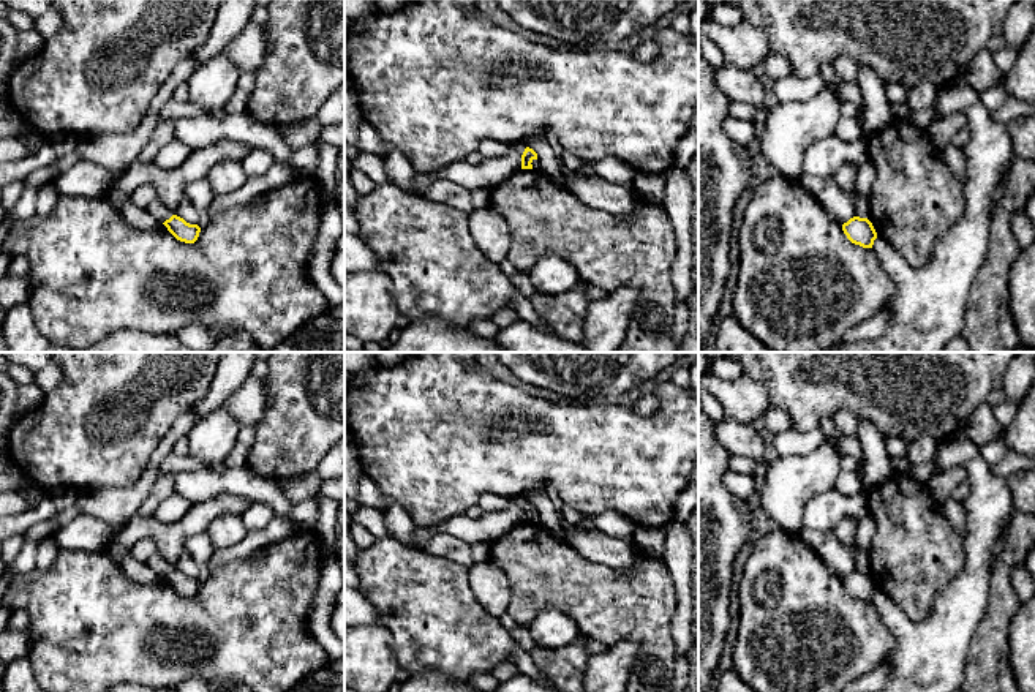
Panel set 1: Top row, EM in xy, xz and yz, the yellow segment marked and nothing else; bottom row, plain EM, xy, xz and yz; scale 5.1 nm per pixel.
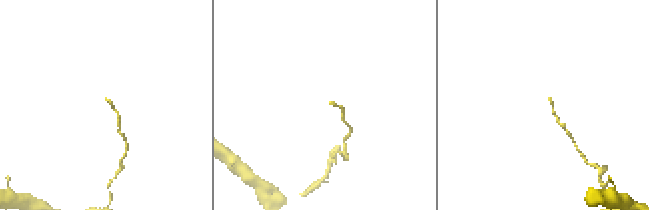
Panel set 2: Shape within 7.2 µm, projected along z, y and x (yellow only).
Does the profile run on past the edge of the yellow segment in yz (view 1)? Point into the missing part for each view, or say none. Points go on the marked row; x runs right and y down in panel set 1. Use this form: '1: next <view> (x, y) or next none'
1: next none

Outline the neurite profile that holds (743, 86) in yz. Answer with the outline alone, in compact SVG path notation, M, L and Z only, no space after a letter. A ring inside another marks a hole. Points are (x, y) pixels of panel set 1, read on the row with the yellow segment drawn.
M727 63L714 68L714 77L730 101L743 101L758 111L763 109L765 90L754 71L744 71Z

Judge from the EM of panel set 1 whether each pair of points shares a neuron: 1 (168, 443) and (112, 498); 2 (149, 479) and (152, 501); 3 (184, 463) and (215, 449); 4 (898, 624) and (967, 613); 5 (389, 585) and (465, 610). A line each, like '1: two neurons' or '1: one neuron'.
1: one neuron
2: two neurons
3: two neurons
4: one neuron
5: one neuron

